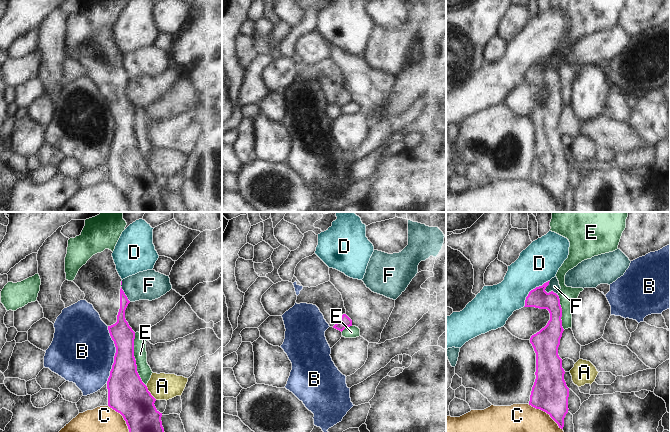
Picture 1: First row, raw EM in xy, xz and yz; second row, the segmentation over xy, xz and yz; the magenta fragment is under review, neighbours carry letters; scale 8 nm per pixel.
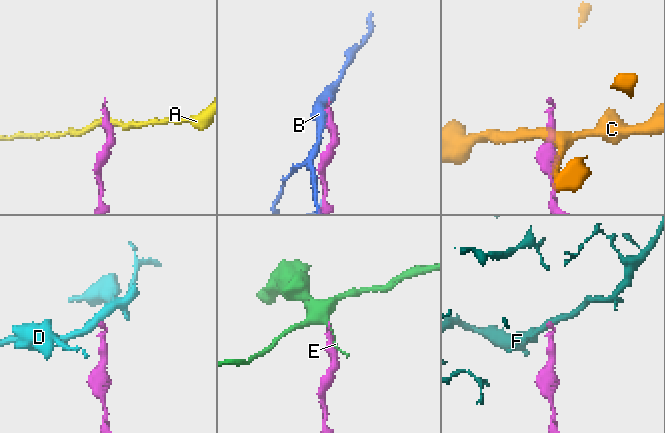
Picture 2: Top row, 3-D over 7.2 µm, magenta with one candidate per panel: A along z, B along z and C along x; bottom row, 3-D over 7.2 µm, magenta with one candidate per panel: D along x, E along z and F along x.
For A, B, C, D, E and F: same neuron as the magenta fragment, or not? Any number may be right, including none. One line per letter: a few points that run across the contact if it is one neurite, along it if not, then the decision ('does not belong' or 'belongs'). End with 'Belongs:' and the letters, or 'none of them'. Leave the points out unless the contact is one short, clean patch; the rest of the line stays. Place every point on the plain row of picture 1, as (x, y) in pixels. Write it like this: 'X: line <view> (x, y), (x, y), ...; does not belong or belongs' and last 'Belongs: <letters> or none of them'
A: line xy (146, 162), (147, 166), (156, 175); does not belong
B: does not belong
C: does not belong
D: does not belong
E: does not belong
F: does not belong
Belongs: none of them

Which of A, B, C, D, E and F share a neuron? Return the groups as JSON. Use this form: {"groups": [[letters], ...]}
{"groups": [["A"], ["B"], ["C"], ["D"], ["E"], ["F"]]}

